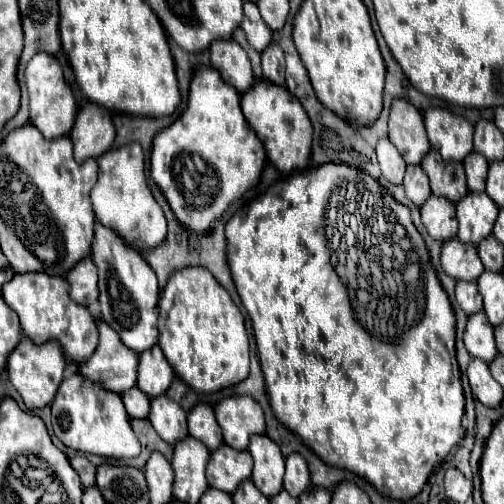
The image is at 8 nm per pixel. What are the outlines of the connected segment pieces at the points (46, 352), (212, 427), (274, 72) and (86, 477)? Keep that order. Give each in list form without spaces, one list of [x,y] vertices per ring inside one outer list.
[[[23,336],[21,342],[17,344],[17,348],[9,354],[7,358],[7,372],[9,372],[9,380],[13,384],[13,388],[19,392],[19,396],[23,398],[27,410],[33,408],[43,408],[47,404],[53,402],[55,398],[55,390],[59,388],[59,384],[63,382],[63,374],[65,374],[65,366],[67,360],[63,356],[63,350],[57,342],[45,342],[45,344],[35,344],[31,342],[31,338]]]
[[[209,404],[193,406],[187,420],[189,420],[189,434],[193,438],[199,438],[209,450],[215,450],[223,442],[219,424],[215,422],[213,406],[209,406]]]
[[[271,42],[261,52],[261,64],[263,64],[263,76],[275,84],[285,84],[285,56],[277,42]]]
[[[75,456],[71,458],[71,466],[77,470],[81,484],[87,488],[91,484],[95,484],[95,466],[85,458],[85,456]]]

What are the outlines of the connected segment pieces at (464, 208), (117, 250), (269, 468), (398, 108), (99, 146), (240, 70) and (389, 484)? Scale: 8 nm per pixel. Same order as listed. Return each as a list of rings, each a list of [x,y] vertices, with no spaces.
[[[467,192],[455,206],[459,220],[457,238],[477,246],[483,238],[487,238],[487,234],[491,234],[499,208],[485,192]]]
[[[95,222],[95,238],[91,258],[99,270],[99,306],[101,318],[119,332],[123,342],[141,354],[157,344],[157,298],[159,286],[153,268],[131,248],[113,228]]]
[[[253,434],[249,438],[249,448],[247,448],[255,460],[251,480],[253,484],[267,496],[275,496],[283,486],[283,474],[285,474],[285,464],[283,464],[283,454],[271,438],[265,434]]]
[[[395,98],[389,112],[389,140],[407,164],[419,164],[429,150],[423,116],[405,98]]]
[[[91,102],[85,104],[75,118],[69,138],[73,142],[73,154],[77,162],[85,162],[87,158],[107,152],[115,140],[111,112]]]
[[[215,40],[211,44],[211,66],[223,74],[223,80],[239,92],[247,90],[253,82],[247,52],[235,40]]]
[[[327,162],[327,164],[321,164],[317,168],[309,168],[309,170],[303,170],[303,172],[291,172],[289,176],[283,176],[281,180],[277,180],[272,184],[266,192],[256,197],[248,203],[245,208],[237,210],[233,214],[233,218],[227,222],[225,226],[225,234],[227,234],[227,262],[229,262],[229,268],[231,268],[231,278],[235,282],[235,288],[241,296],[241,302],[251,318],[251,324],[253,324],[253,332],[255,332],[255,340],[257,340],[257,350],[259,350],[259,360],[261,360],[261,370],[263,370],[263,376],[265,376],[265,384],[267,384],[267,394],[269,394],[269,400],[271,400],[271,408],[273,408],[273,414],[279,422],[283,422],[283,426],[287,426],[291,432],[299,434],[301,440],[319,456],[323,458],[323,462],[331,464],[331,466],[337,466],[337,468],[345,468],[349,472],[355,472],[359,476],[363,476],[365,480],[369,480],[383,496],[387,498],[393,498],[393,500],[409,500],[413,496],[417,496],[421,492],[421,488],[425,486],[429,474],[433,472],[433,468],[451,452],[451,448],[461,440],[461,436],[465,434],[465,428],[461,426],[461,418],[463,418],[463,412],[465,412],[465,398],[463,398],[463,388],[461,388],[461,370],[459,370],[459,364],[455,360],[455,314],[453,314],[453,308],[451,308],[451,302],[441,286],[441,282],[437,280],[437,274],[431,266],[431,260],[429,260],[429,252],[425,248],[425,240],[421,238],[421,234],[417,232],[417,228],[413,226],[411,222],[411,216],[409,216],[409,208],[399,204],[373,176],[369,176],[367,172],[359,170],[359,168],[353,168],[353,166],[347,166],[347,164],[333,164],[333,162]]]

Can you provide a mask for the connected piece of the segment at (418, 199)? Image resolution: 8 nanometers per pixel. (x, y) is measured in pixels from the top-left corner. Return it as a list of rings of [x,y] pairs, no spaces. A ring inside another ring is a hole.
[[[407,166],[403,186],[405,186],[407,198],[417,206],[421,206],[431,196],[429,178],[427,178],[427,174],[423,174],[421,166]]]

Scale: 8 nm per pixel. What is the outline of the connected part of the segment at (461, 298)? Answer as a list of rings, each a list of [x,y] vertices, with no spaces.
[[[459,280],[459,282],[457,282],[457,288],[455,288],[455,298],[457,298],[457,304],[459,304],[459,306],[465,310],[465,314],[469,314],[469,316],[483,310],[483,300],[479,298],[479,290],[477,290],[475,282]]]

